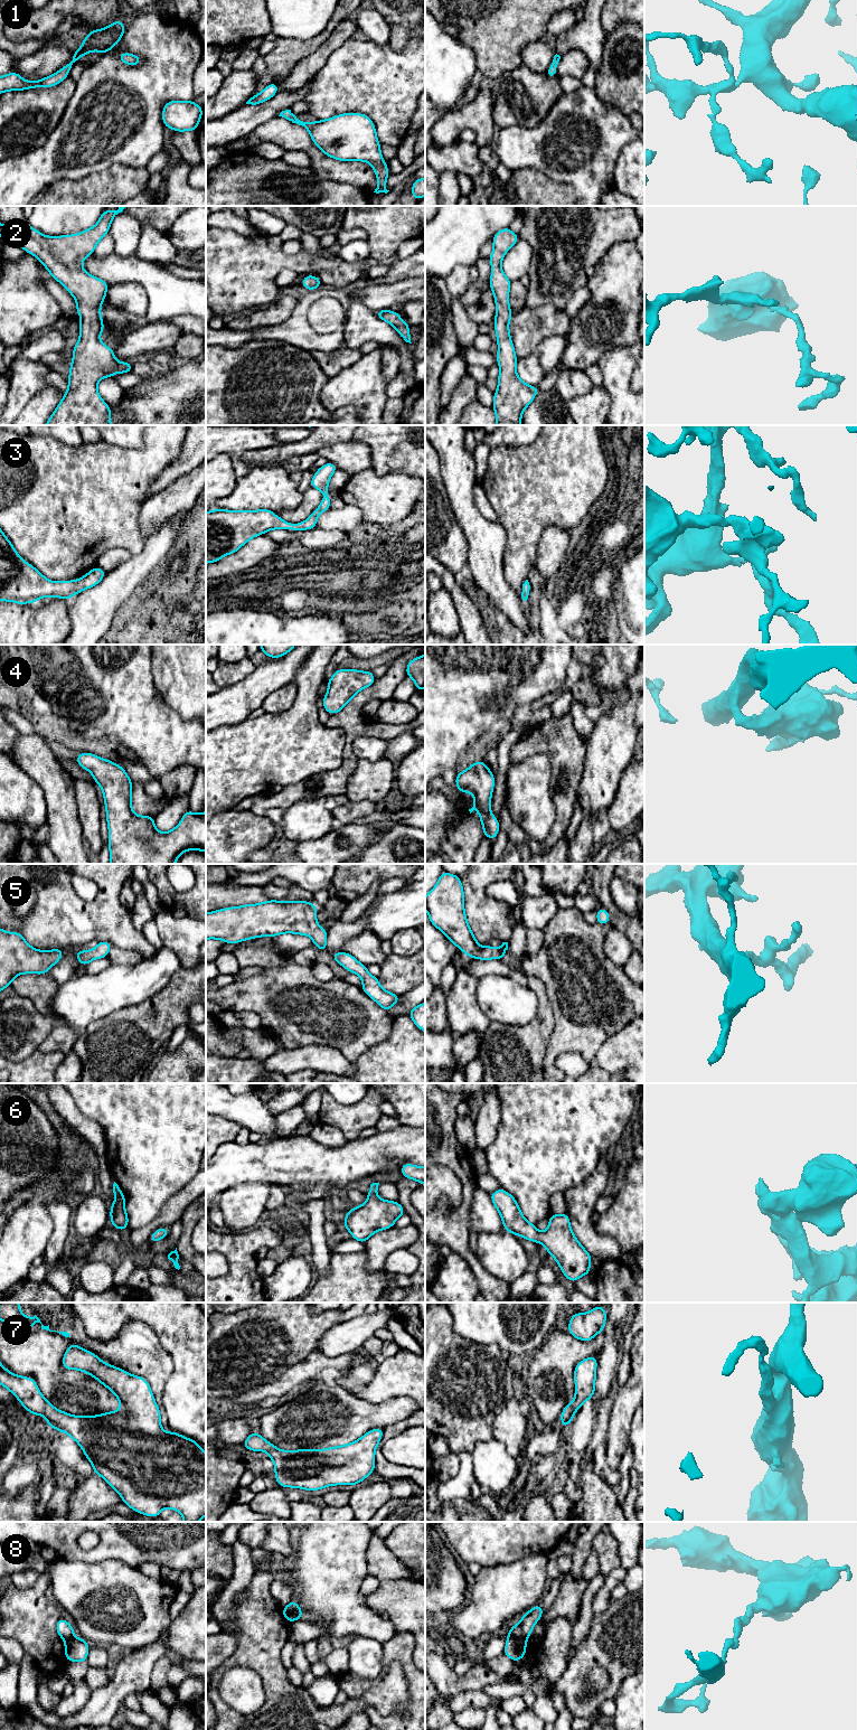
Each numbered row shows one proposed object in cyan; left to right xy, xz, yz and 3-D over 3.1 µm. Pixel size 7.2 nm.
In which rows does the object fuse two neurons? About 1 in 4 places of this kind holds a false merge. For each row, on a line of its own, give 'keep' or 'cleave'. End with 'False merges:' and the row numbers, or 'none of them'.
1: keep
2: keep
3: keep
4: keep
5: keep
6: keep
7: keep
8: cleave
False merges: 8

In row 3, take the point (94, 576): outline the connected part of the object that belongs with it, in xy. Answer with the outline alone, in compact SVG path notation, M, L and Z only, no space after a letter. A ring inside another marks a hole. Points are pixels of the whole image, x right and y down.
M0 528L0 602L11 601L17 604L35 603L44 596L62 598L70 601L73 593L77 595L83 590L97 585L104 576L105 570L96 566L78 580L49 581L37 568L19 556Z

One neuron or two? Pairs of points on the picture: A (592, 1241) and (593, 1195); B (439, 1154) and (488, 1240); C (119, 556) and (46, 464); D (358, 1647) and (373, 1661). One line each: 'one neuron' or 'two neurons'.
A: one neuron
B: two neurons
C: two neurons
D: one neuron

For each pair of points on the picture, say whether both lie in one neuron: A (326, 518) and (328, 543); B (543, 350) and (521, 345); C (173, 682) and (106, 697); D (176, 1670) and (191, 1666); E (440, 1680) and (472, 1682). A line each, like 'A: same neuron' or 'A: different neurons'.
A: different neurons
B: different neurons
C: different neurons
D: same neuron
E: same neuron

